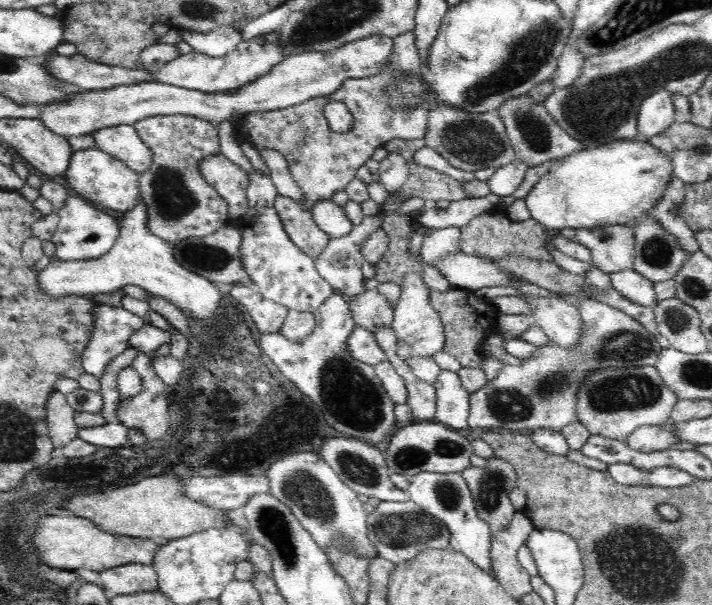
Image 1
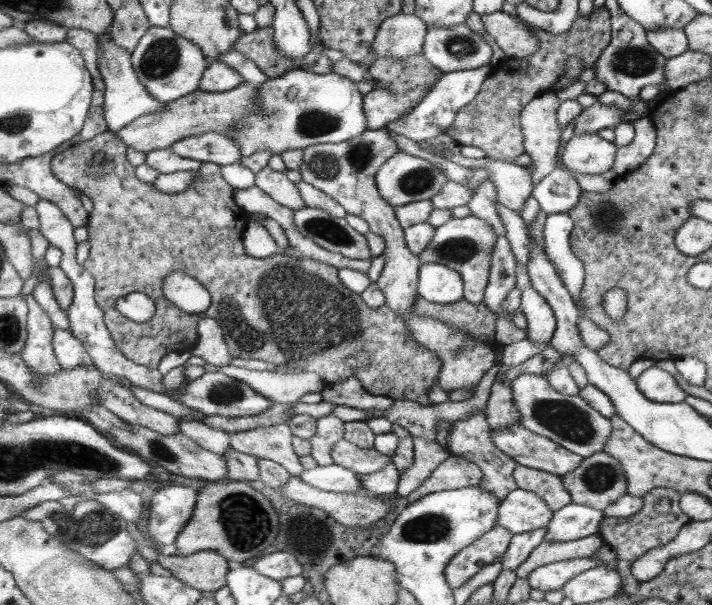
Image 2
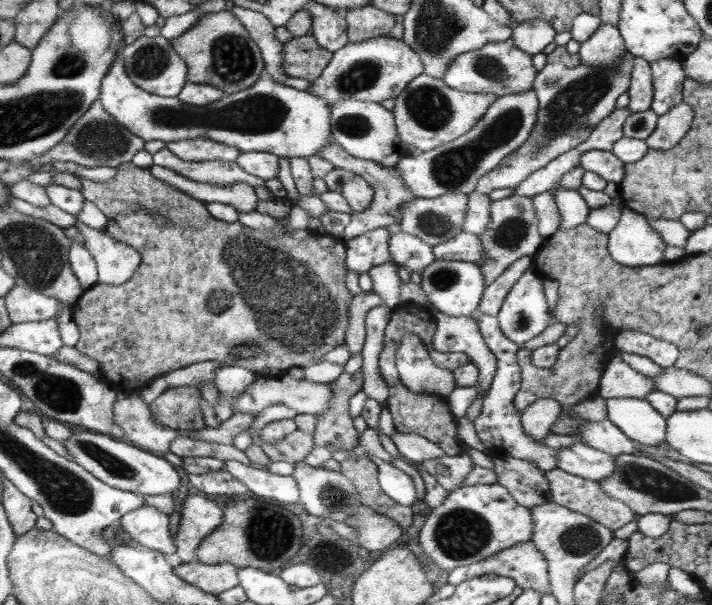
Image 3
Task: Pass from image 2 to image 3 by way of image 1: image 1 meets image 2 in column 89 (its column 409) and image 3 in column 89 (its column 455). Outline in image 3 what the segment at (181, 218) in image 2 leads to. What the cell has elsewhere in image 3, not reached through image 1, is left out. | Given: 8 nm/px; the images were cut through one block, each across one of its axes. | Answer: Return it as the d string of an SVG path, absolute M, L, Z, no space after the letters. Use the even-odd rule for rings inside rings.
M134 161L118 165L116 175L105 182L94 182L94 180L82 176L78 176L78 178L82 184L83 198L92 202L108 218L108 223L102 230L105 230L115 240L135 248L141 257L138 269L128 281L120 285L94 284L83 291L78 300L71 305L72 318L80 330L80 341L76 344L76 349L98 361L102 380L108 382L116 392L140 391L160 375L205 360L244 367L262 377L268 375L282 377L289 368L308 366L310 362L316 362L327 356L330 350L334 350L336 346L345 344L349 324L348 306L353 298L353 294L346 286L346 241L308 229L298 230L291 236L285 236L285 233L274 235L272 231L266 229L256 231L244 227L238 222L228 223L217 220L213 218L201 200L191 198L190 195L177 190L176 187L168 185L166 181L154 177L150 173L150 169L139 167ZM153 212L162 213L165 218L168 218L169 226L157 226L149 216Z

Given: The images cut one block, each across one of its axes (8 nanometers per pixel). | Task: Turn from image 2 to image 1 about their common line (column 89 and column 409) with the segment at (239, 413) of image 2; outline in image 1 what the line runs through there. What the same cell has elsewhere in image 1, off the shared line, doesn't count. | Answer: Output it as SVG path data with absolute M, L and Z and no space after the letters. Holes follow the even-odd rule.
M408 274L402 279L401 295L397 305L391 328L397 335L396 354L400 362L414 355L432 355L441 351L447 342L447 335L436 309L430 305L430 289L424 282L423 276Z

